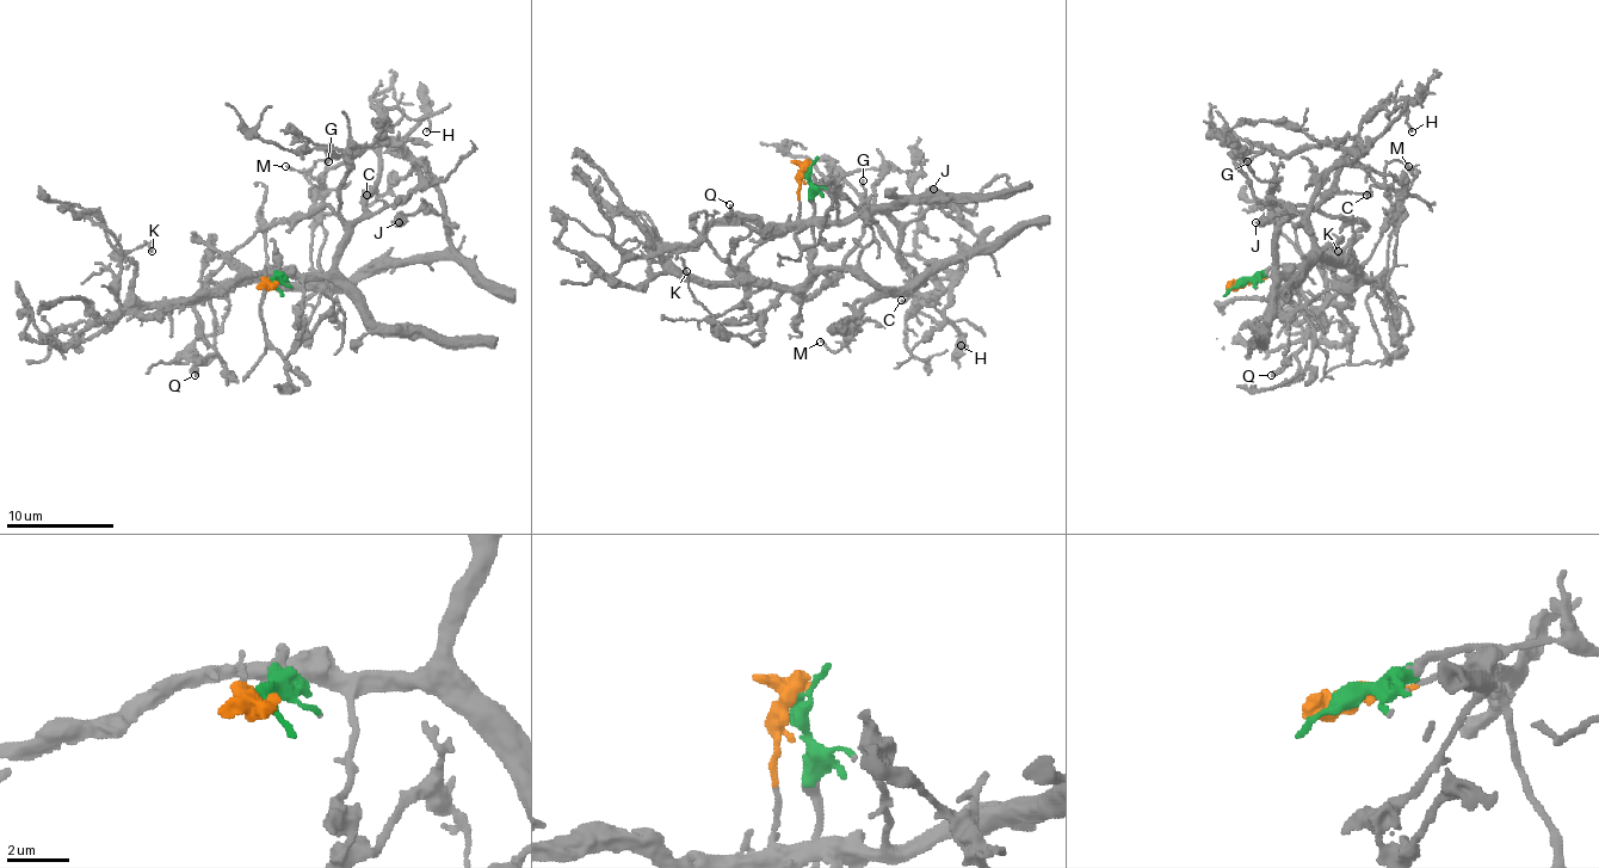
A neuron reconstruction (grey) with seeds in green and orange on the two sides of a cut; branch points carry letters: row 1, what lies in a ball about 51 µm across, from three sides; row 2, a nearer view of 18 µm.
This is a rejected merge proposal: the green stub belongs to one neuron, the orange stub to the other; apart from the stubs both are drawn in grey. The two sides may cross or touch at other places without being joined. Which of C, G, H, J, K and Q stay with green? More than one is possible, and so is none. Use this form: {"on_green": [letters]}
{"on_green": ["G", "H", "J", "K", "Q"]}

